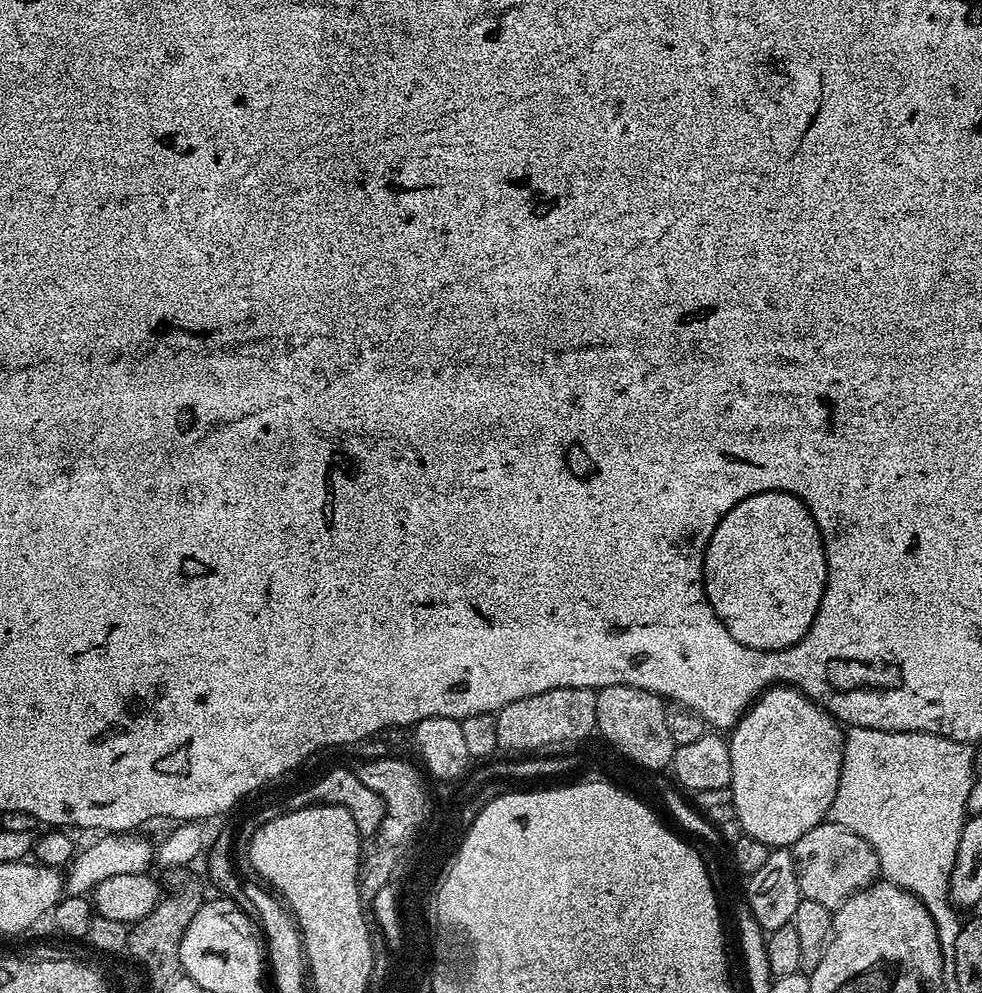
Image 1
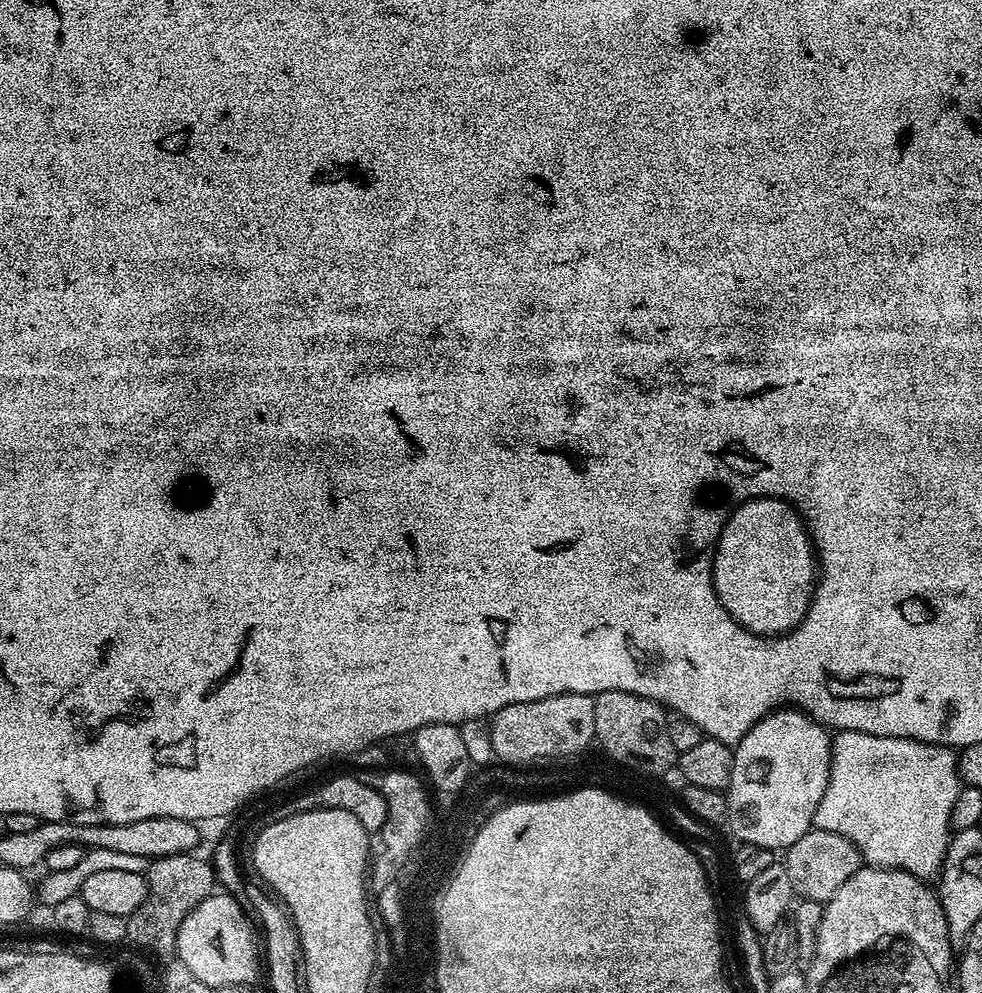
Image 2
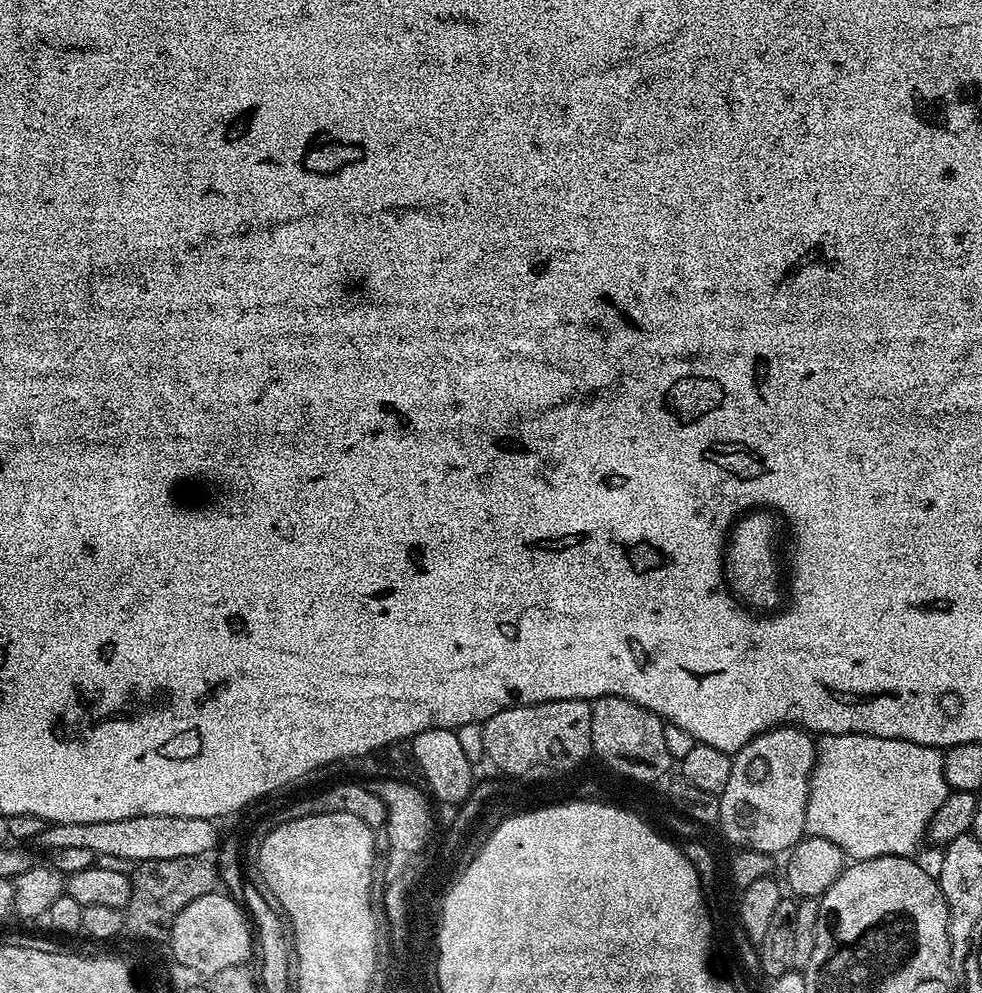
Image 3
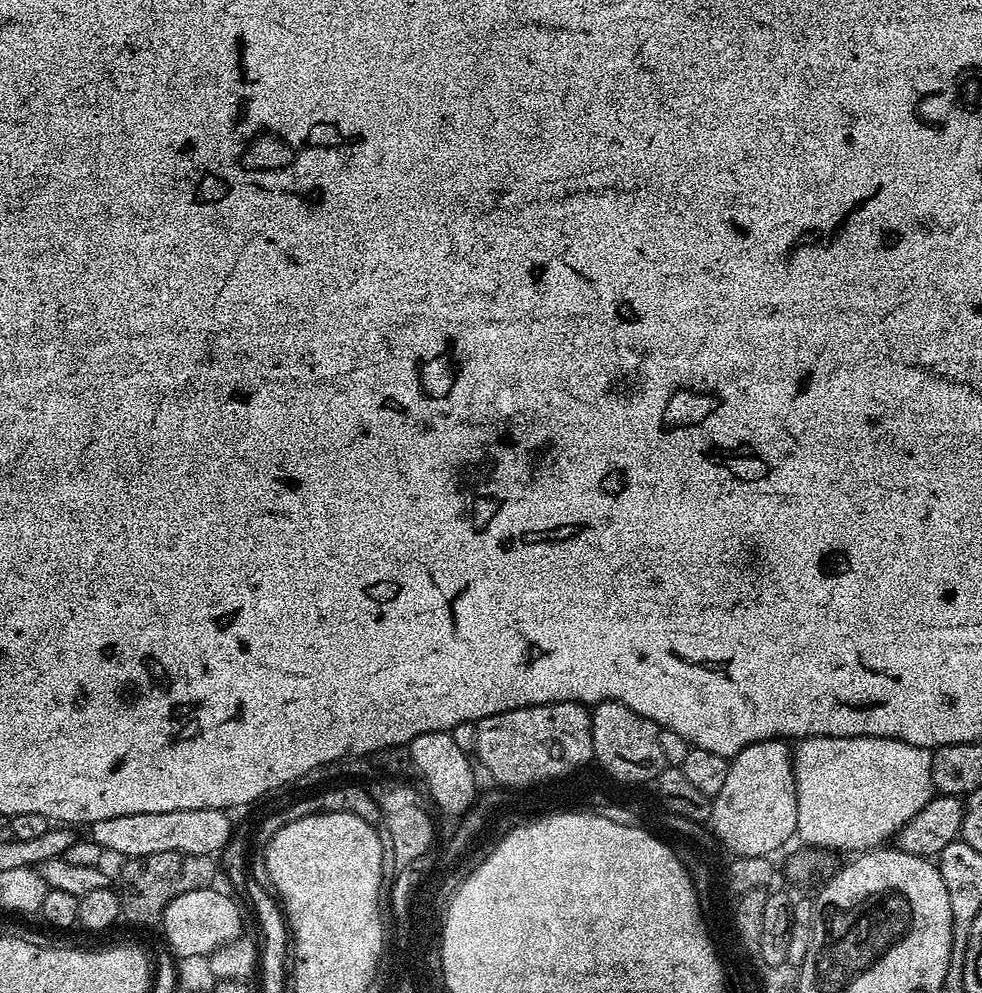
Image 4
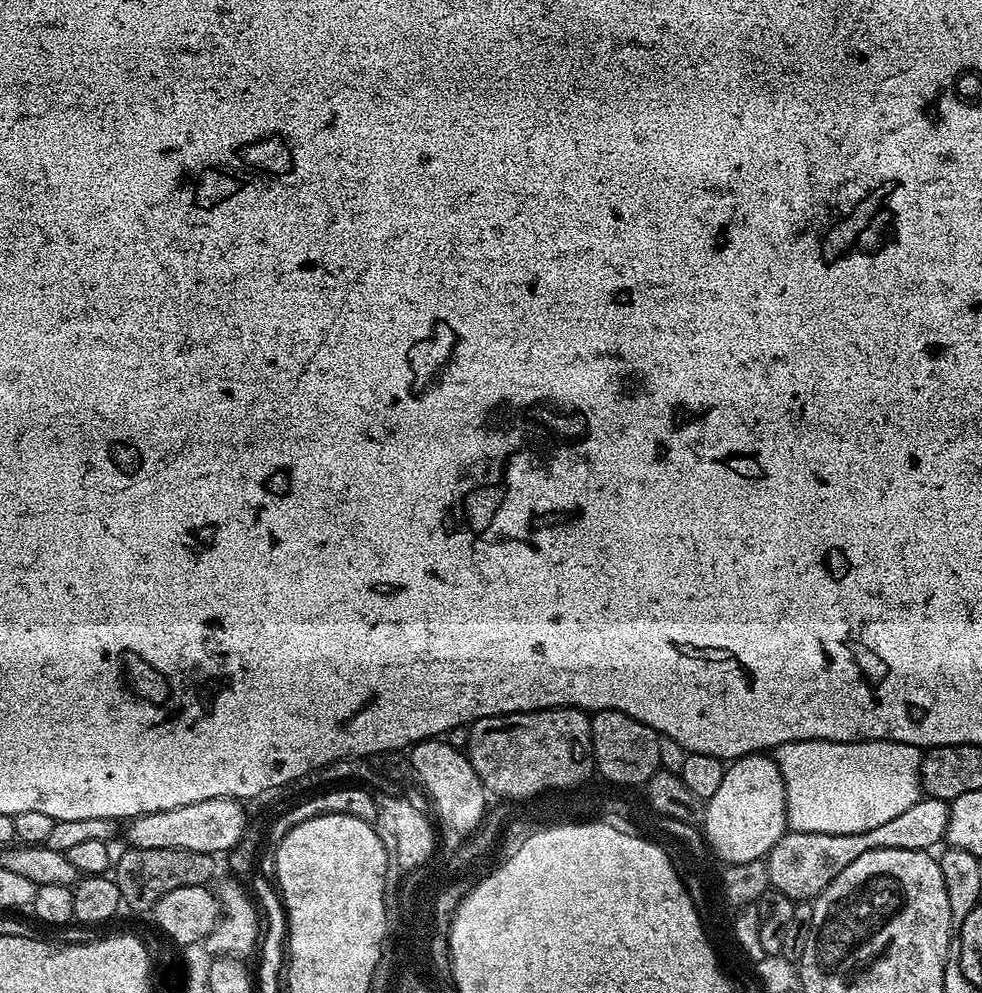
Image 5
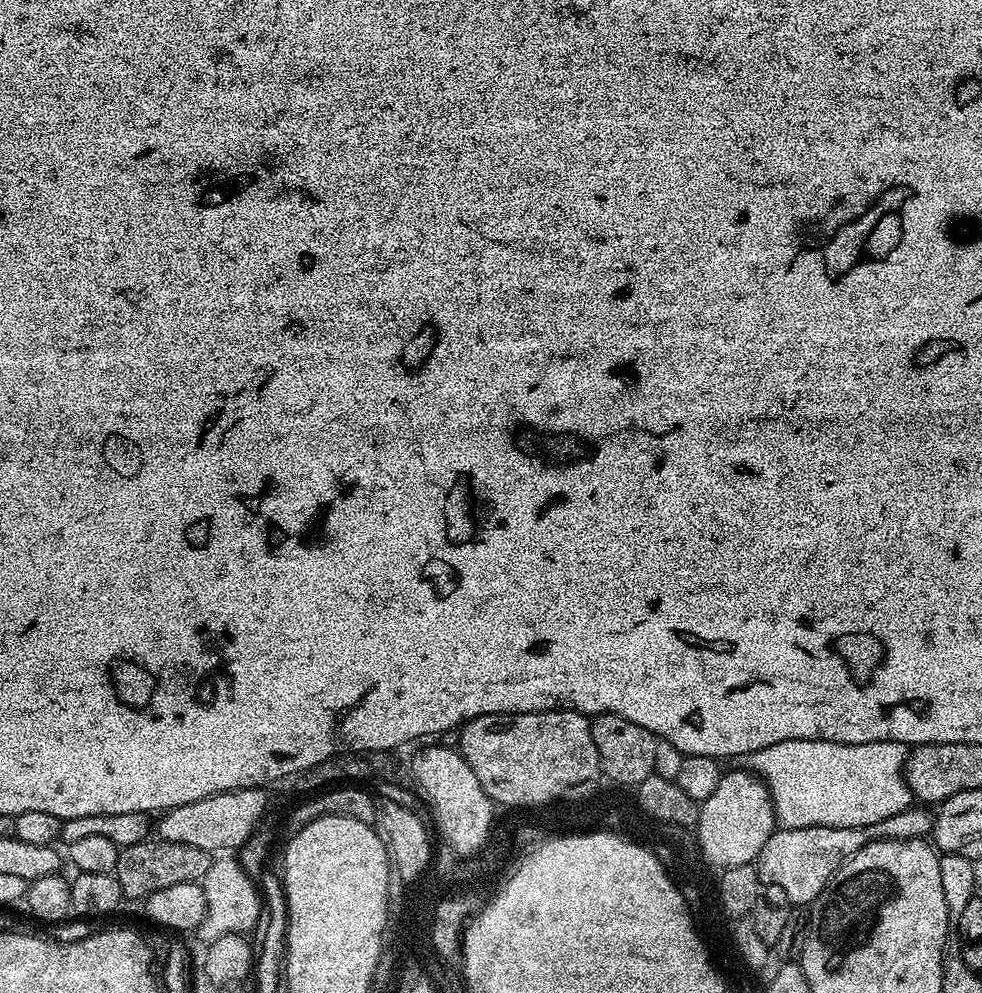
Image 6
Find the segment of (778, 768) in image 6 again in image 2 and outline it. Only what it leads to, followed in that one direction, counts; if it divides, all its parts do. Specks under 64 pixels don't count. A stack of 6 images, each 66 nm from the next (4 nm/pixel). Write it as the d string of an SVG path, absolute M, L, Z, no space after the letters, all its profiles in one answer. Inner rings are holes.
M836 732L832 742L830 778L826 794L818 802L813 825L848 839L860 851L863 863L874 868L900 868L925 882L939 877L948 849L954 800L962 781L958 756L943 744L927 744L910 738L886 738L865 732Z

